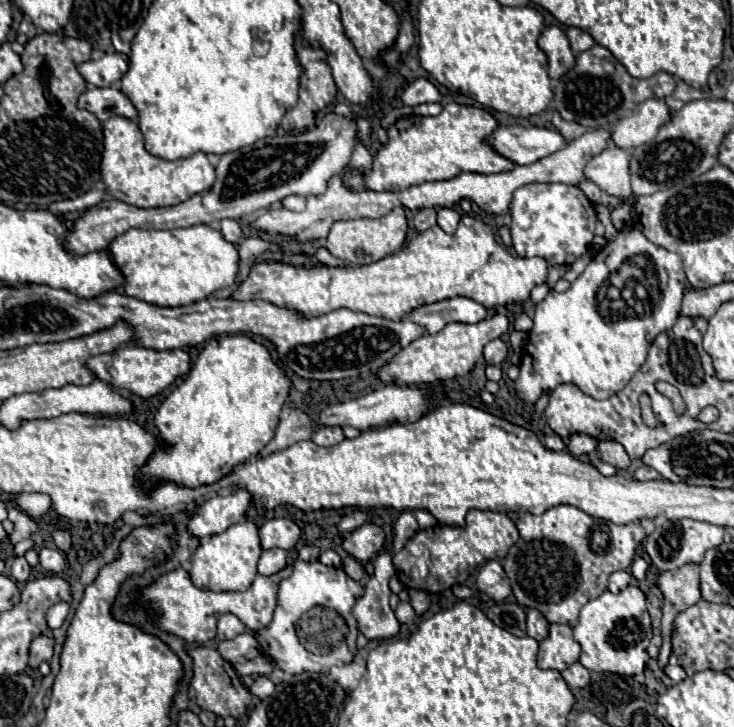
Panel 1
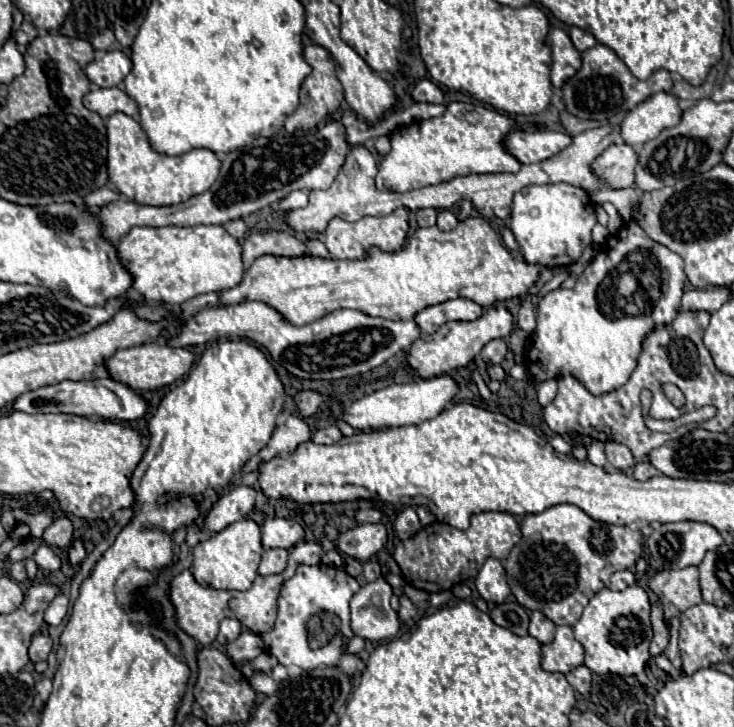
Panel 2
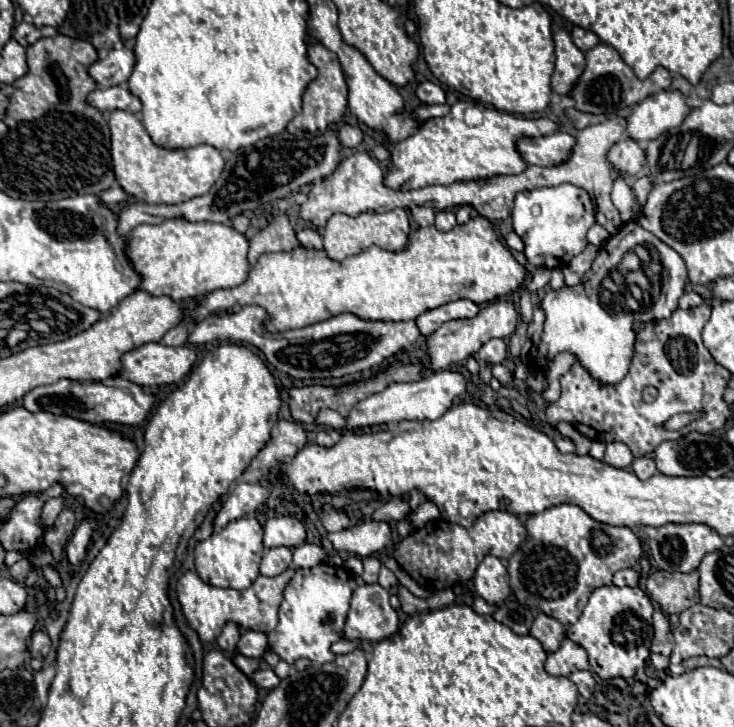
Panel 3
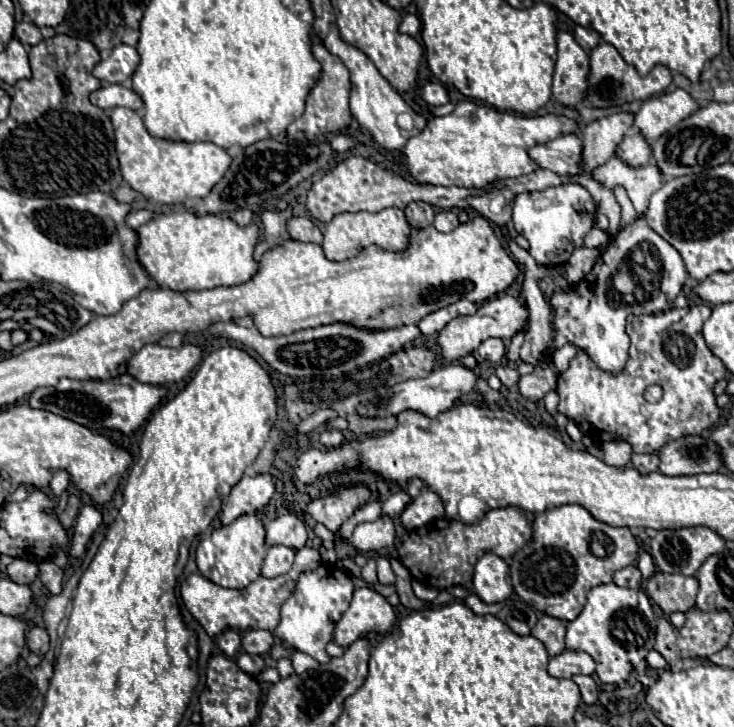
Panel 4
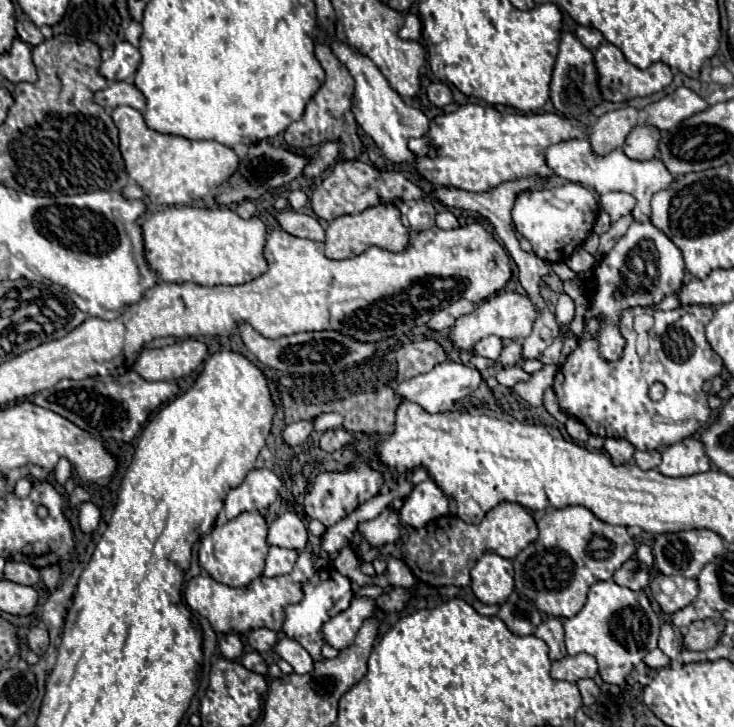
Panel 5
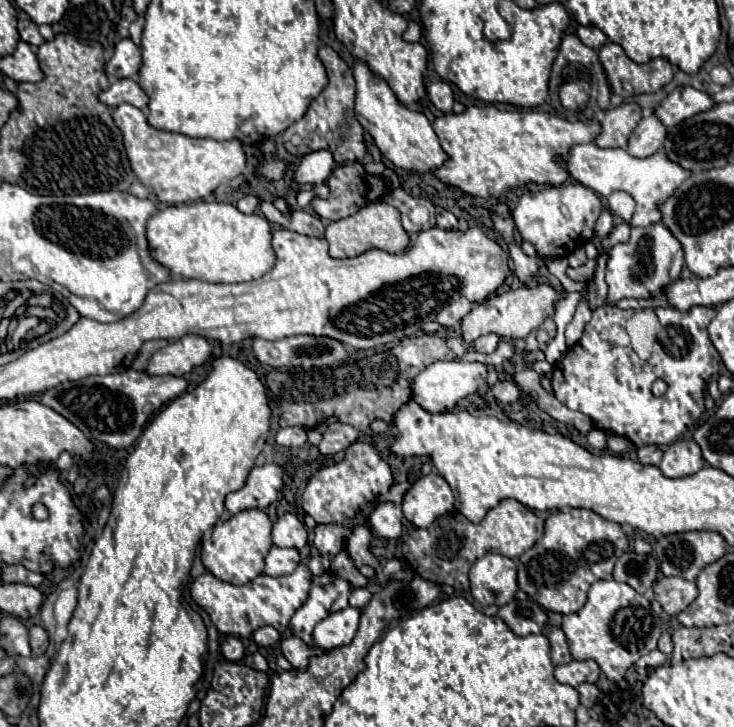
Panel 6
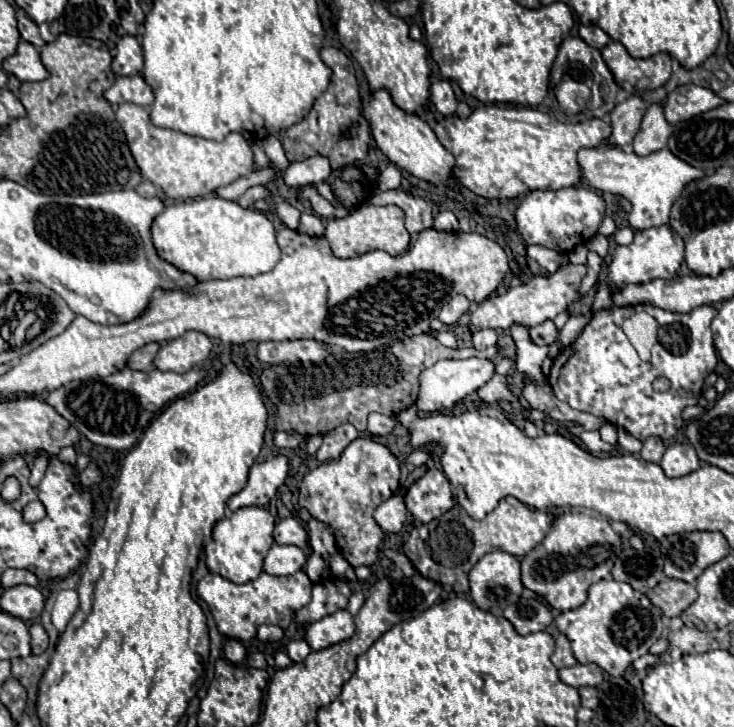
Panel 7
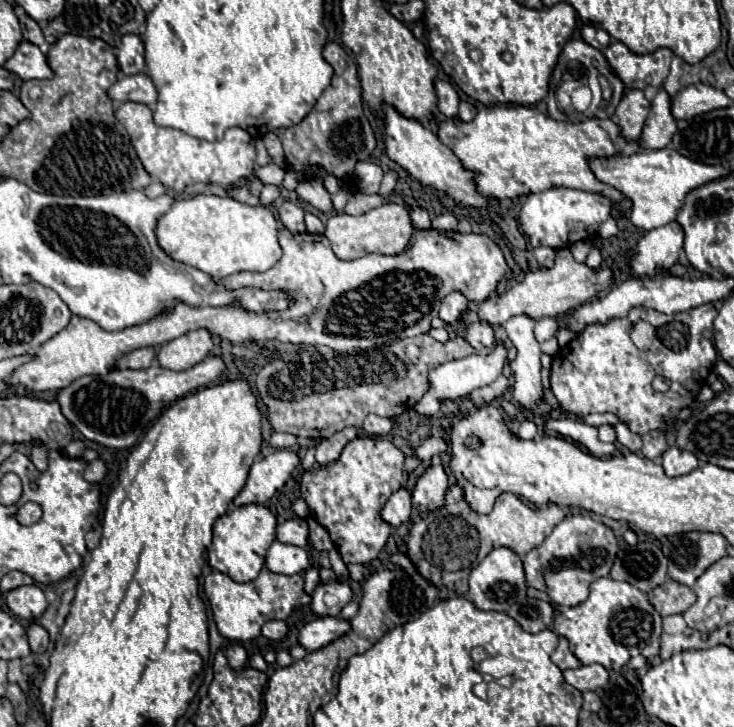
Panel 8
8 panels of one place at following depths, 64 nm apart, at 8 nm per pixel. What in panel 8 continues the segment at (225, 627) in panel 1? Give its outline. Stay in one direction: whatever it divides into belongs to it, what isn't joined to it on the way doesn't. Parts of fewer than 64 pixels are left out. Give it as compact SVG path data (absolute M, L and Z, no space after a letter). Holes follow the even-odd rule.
M228 644L226 646L226 658L232 670L242 670L246 666L246 650L240 644Z

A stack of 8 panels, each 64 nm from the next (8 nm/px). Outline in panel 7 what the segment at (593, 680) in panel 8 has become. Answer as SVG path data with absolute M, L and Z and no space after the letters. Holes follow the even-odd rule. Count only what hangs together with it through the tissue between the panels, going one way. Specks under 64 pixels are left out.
M578 664L572 668L562 668L560 680L574 688L582 688L582 686L596 688L604 682L604 670L598 664Z

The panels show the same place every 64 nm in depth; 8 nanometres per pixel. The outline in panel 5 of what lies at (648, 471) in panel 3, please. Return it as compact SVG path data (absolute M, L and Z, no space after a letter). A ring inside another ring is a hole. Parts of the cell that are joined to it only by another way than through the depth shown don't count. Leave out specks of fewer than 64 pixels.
M652 450L652 452L634 452L634 462L642 468L642 470L650 470L650 468L658 468L660 466L660 452Z

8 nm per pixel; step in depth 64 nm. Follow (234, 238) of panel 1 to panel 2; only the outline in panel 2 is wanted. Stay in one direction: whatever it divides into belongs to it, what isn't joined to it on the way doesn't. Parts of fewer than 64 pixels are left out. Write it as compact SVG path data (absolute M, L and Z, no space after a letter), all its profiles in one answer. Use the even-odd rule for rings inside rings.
M230 220L230 222L226 222L224 224L224 228L234 236L234 238L244 238L244 234L246 234L246 224L244 224L244 220Z

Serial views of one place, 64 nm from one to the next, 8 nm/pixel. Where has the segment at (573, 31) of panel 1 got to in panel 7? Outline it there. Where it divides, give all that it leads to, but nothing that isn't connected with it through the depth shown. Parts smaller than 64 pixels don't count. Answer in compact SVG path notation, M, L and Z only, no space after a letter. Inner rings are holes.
M580 26L580 38L598 50L602 50L610 42L610 36L598 26Z

